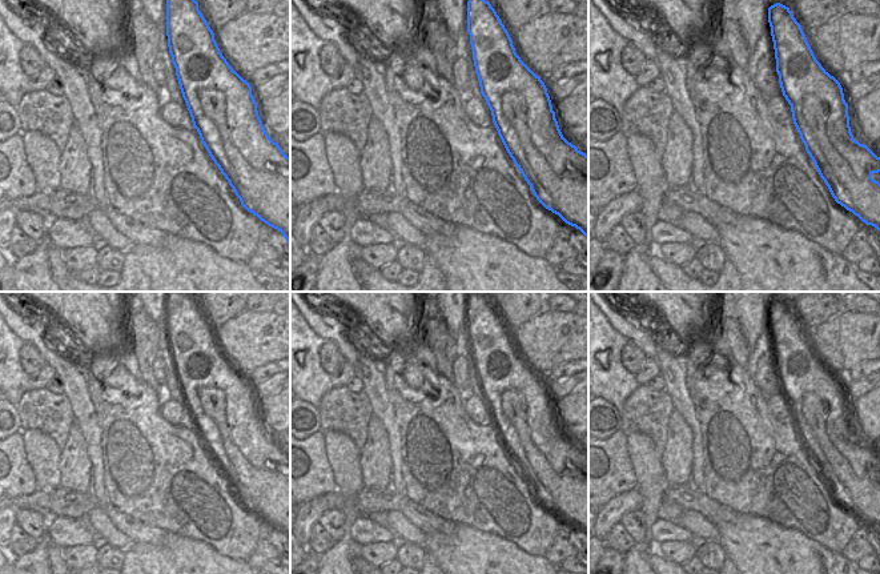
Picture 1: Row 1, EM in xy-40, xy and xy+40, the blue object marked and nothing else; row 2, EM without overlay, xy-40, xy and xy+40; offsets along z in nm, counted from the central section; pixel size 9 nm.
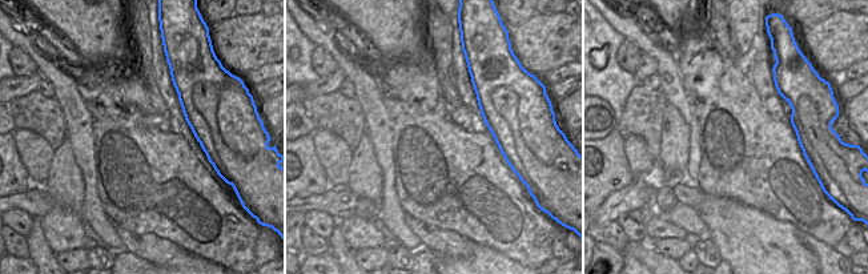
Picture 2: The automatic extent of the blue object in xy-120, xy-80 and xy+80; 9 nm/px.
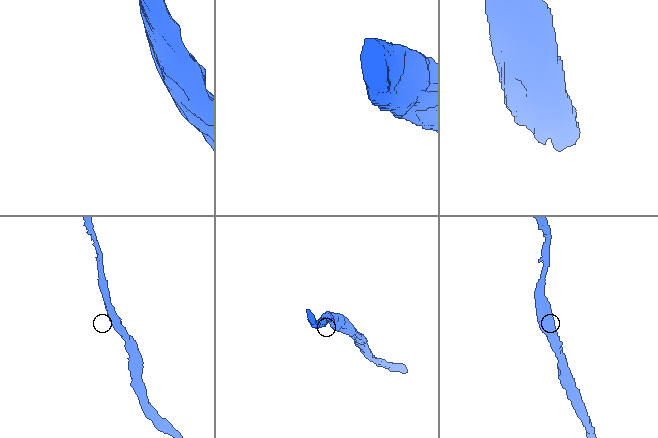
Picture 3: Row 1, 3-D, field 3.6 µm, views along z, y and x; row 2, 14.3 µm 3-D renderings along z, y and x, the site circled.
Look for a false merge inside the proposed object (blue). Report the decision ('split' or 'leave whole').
leave whole

